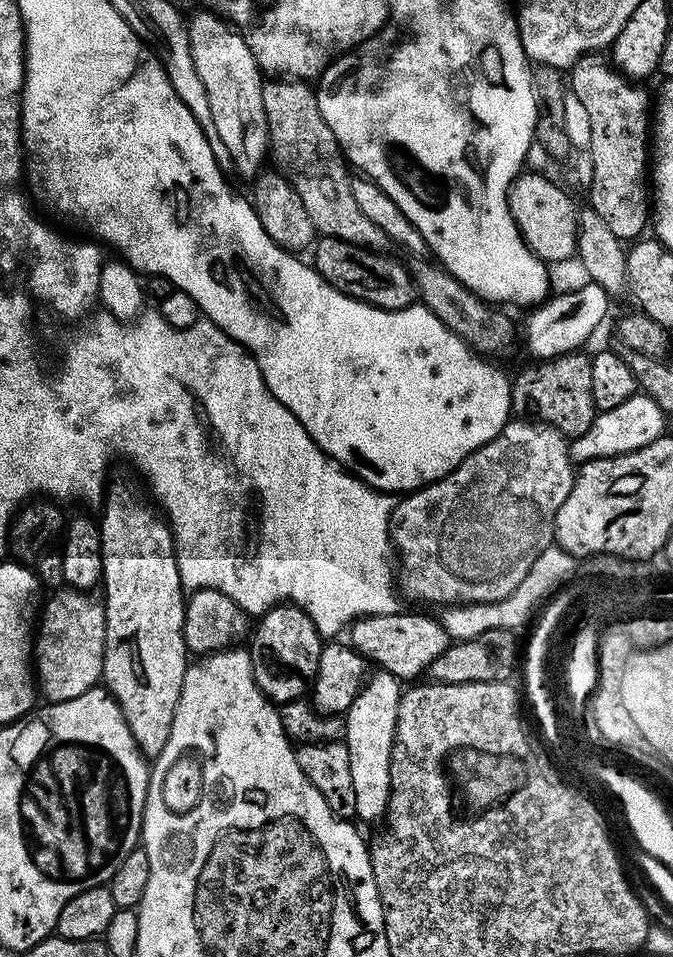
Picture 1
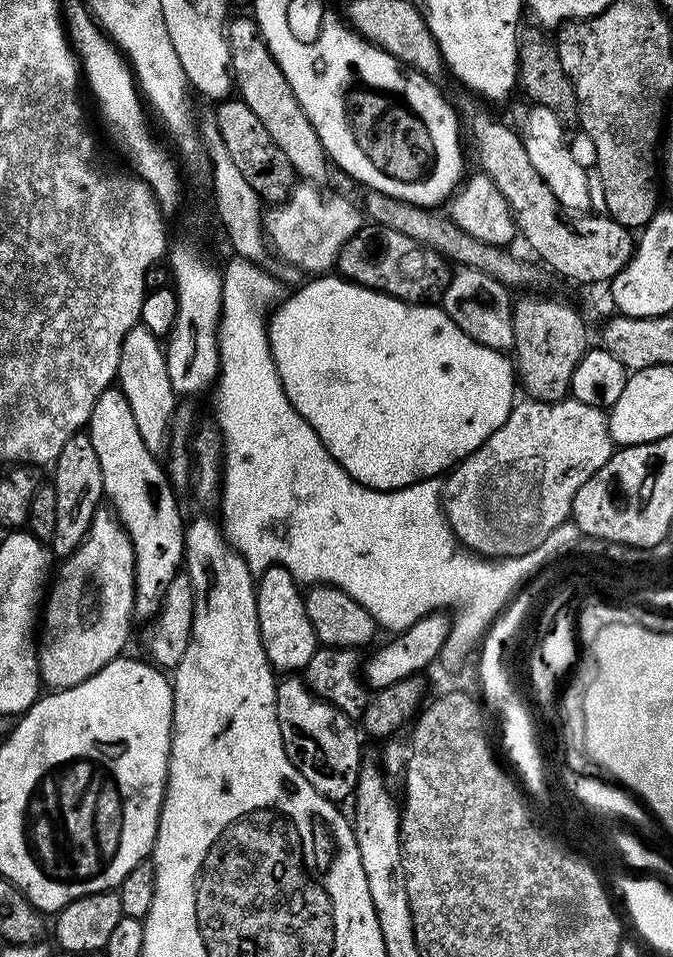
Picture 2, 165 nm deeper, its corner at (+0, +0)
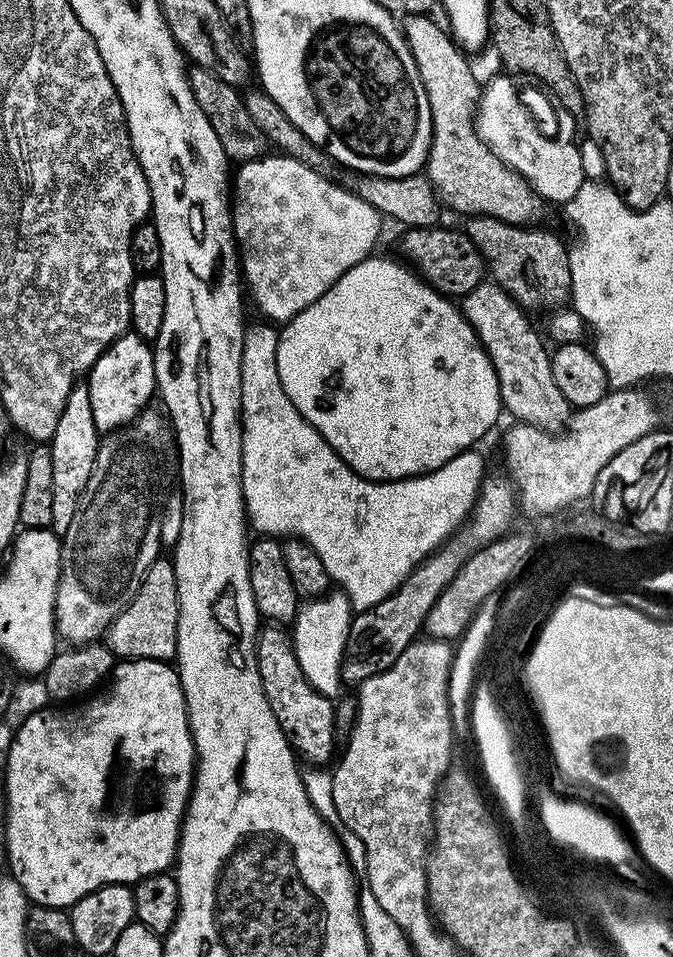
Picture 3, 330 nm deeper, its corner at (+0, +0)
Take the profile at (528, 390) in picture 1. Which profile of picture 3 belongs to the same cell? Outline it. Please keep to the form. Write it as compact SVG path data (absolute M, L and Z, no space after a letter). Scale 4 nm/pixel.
M469 216L467 217L466 231L468 236L478 246L478 250L484 256L484 262L491 279L505 288L512 296L512 299L525 310L532 308L544 308L552 310L557 306L564 306L569 303L572 295L572 275L570 274L570 251L567 243L563 244L552 232L547 232L541 226L525 226L523 224L511 224L502 222L498 218L490 216Z

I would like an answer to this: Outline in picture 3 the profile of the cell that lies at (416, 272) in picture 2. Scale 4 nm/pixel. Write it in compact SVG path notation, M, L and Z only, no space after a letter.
M408 228L400 240L399 255L418 273L425 284L435 292L449 298L462 298L475 292L476 287L486 280L486 265L483 254L474 246L467 231L456 228Z

